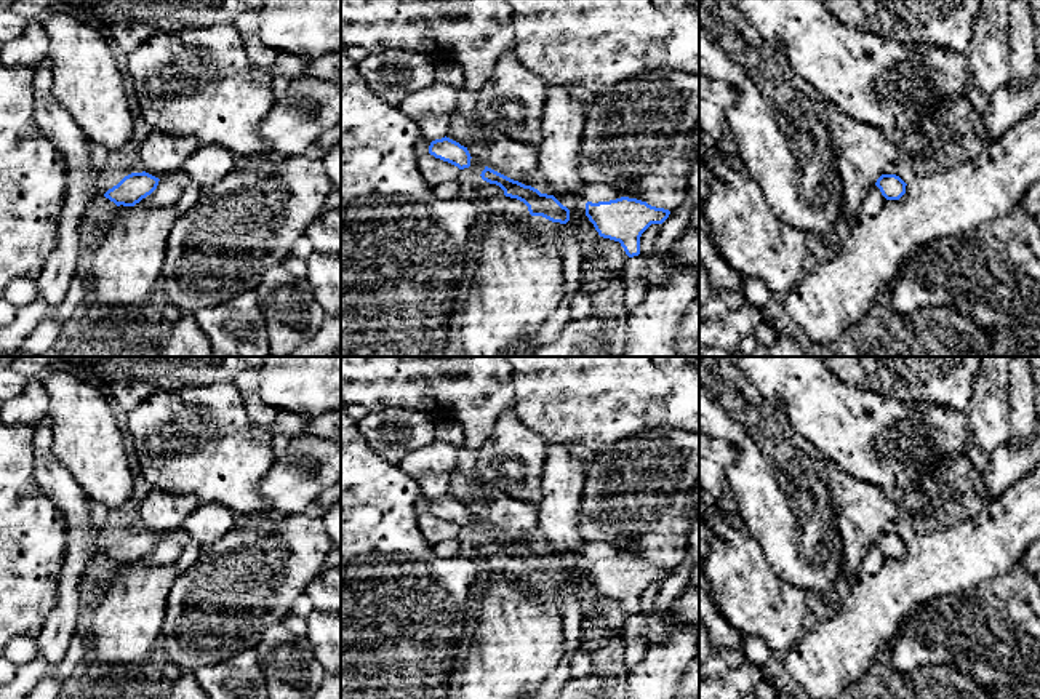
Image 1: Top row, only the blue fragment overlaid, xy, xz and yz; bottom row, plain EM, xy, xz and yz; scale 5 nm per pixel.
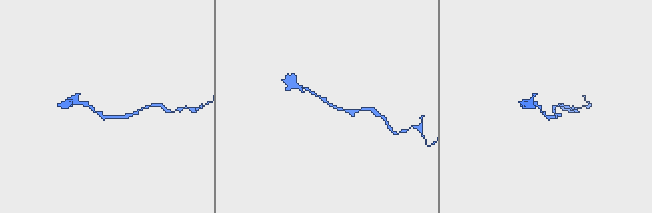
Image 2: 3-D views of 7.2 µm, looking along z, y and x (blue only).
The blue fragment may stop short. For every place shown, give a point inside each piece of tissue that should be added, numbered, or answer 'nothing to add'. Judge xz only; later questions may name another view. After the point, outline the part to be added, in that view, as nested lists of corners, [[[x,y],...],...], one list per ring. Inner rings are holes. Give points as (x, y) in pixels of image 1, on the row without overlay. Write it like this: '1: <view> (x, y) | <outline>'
nothing to add

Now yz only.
nothing to add

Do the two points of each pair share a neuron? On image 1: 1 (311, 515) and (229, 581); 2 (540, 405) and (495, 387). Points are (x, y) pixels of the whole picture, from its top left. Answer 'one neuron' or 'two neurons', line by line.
1: one neuron
2: two neurons

